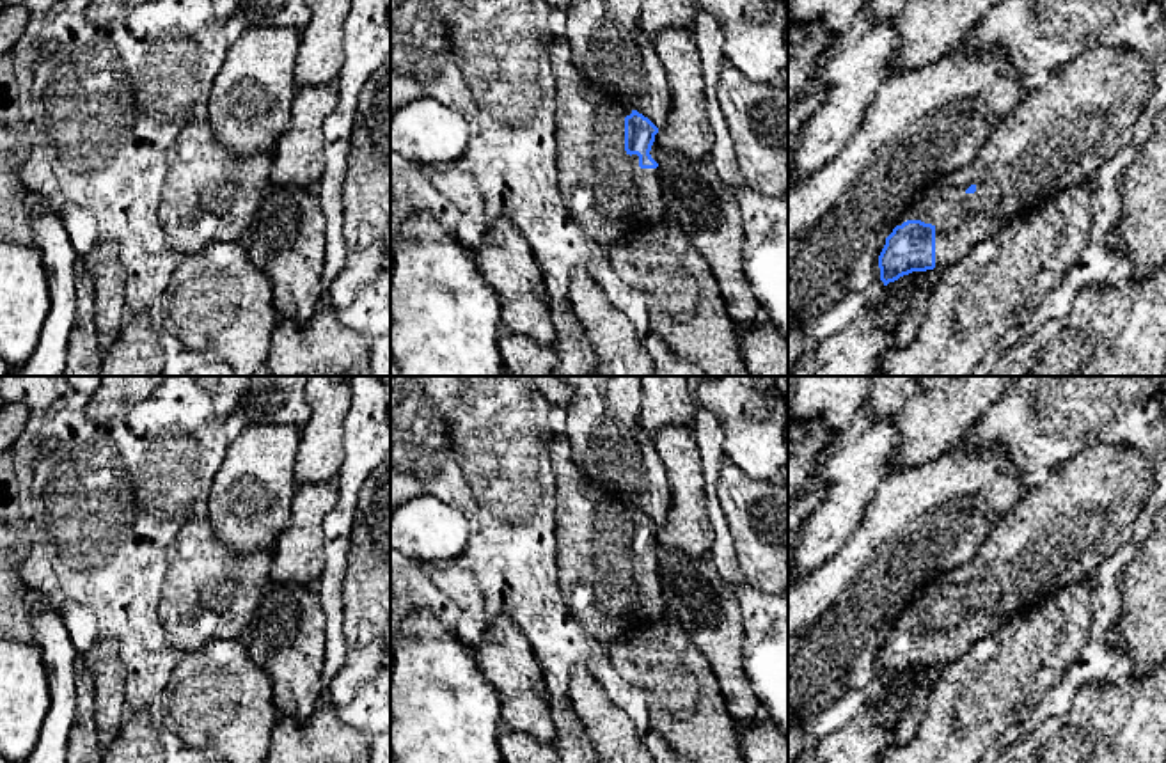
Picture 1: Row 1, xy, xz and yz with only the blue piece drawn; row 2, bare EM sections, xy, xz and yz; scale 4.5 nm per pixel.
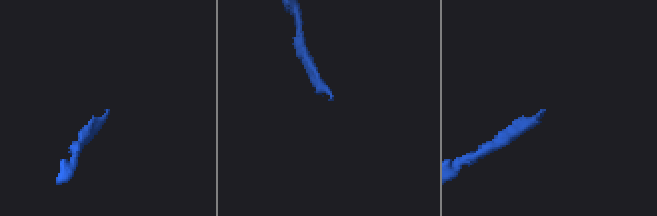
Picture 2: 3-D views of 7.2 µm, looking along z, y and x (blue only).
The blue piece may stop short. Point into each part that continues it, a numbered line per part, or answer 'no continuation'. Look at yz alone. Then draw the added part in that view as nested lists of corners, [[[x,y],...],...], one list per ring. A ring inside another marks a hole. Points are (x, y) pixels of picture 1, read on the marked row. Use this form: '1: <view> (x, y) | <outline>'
1: yz (1085, 114) | [[[1091,44],[990,131],[976,158],[925,186],[898,225],[921,220],[935,227],[935,268],[955,264],[973,245],[997,234],[1017,215],[1088,181],[1090,174],[1131,146],[1141,108],[1155,85],[1154,67],[1138,53]]]

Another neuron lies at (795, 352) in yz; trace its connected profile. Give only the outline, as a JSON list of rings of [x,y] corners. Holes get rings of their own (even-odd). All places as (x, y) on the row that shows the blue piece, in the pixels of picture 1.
[[[788,325],[788,371],[795,366],[795,362],[804,355],[802,350],[802,334],[808,325]]]

